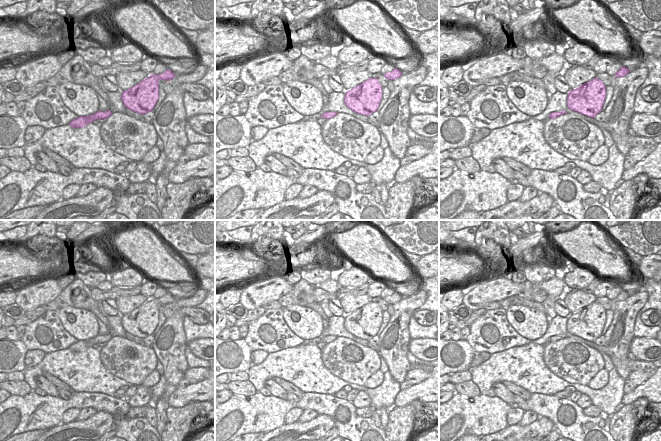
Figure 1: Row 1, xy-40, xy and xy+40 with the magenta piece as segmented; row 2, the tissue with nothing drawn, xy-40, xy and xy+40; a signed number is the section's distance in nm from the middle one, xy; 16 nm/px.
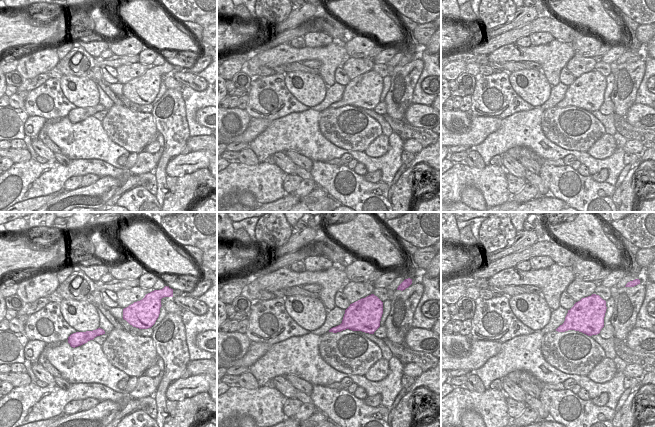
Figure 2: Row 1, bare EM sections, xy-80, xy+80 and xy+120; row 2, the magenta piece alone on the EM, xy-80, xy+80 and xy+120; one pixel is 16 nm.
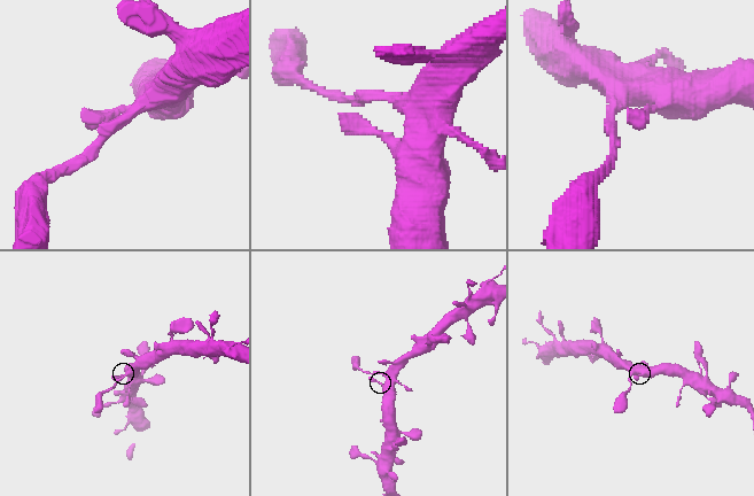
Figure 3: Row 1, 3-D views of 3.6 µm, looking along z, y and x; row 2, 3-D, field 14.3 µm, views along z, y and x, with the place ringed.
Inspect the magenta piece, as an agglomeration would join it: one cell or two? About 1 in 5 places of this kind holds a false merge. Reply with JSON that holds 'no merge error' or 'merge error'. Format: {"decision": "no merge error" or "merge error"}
{"decision": "no merge error"}

